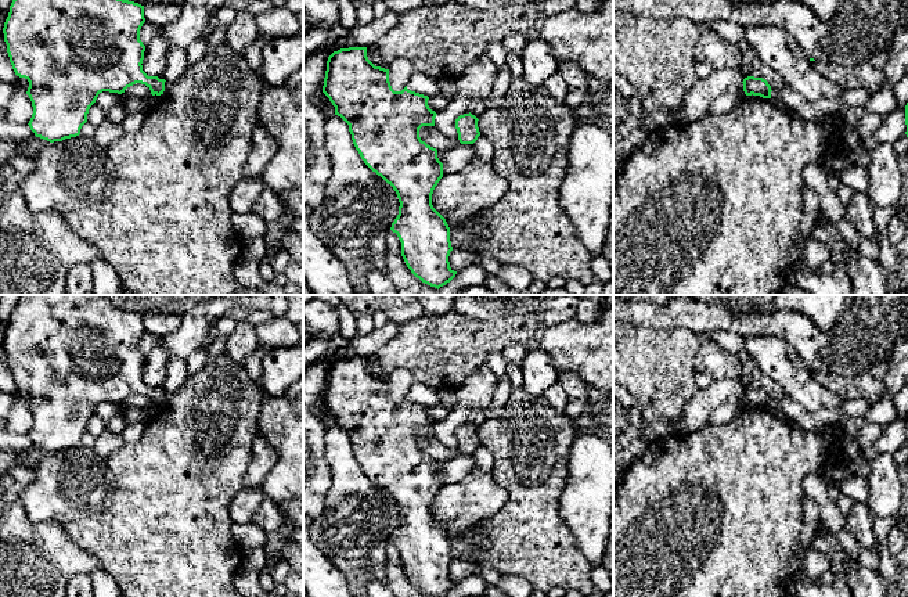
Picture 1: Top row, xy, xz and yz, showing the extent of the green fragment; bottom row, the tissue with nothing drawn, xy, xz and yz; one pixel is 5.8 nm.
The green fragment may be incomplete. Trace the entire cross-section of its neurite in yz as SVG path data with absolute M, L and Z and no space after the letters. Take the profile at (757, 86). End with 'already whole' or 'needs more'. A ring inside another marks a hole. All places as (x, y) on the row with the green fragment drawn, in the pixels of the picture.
M747 76L743 79L743 91L746 96L760 96L763 98L771 98L771 86L763 78Z; already whole

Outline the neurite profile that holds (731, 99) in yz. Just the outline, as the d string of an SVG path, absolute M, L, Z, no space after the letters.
M743 83L741 86L732 87L724 94L714 98L707 109L707 115L718 115L732 111L741 104L745 97Z

